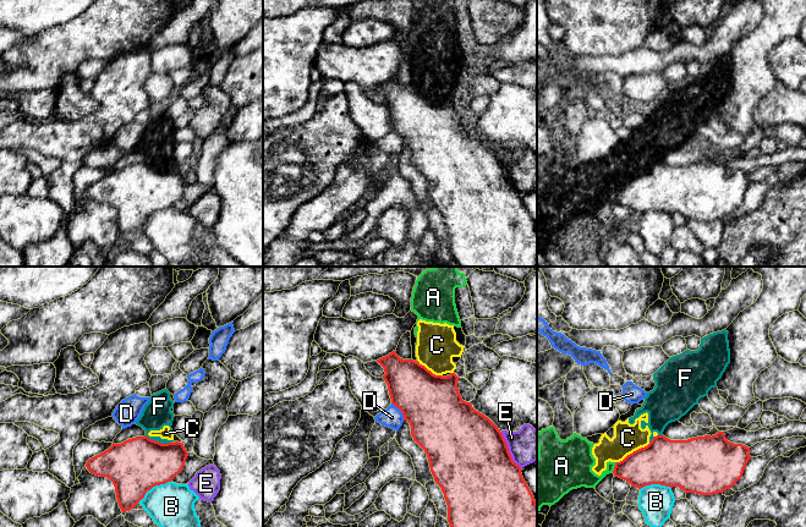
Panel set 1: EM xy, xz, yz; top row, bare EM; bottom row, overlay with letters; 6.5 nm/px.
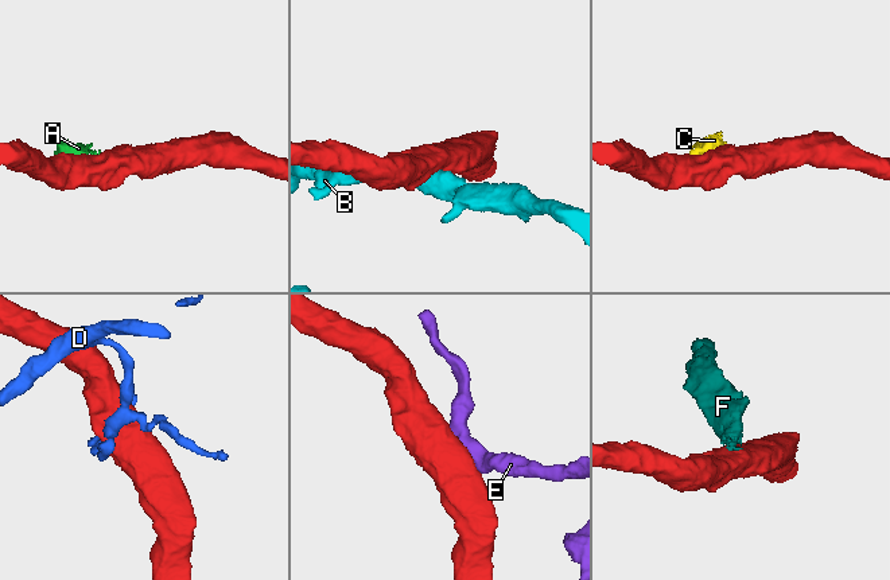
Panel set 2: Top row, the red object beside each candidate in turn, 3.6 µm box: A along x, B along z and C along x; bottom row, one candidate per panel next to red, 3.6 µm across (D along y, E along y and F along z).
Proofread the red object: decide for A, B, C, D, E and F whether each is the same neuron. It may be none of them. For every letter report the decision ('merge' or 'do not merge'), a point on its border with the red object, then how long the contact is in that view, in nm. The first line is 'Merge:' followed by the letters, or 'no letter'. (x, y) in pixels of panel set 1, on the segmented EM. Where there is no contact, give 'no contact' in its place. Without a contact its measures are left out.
Merge: no letter
A: do not merge; contact yz (614, 467); length 70 nm
B: do not merge; contact xy (153, 486); length 280 nm
C: do not merge; contact yz (634, 451); length 260 nm
D: do not merge; contact xz (400, 410); length 150 nm
E: do not merge; contact xz (508, 450); length 280 nm
F: do not merge; contact xy (158, 442); length 180 nm

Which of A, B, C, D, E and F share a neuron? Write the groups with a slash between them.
A C F / B / D / E

